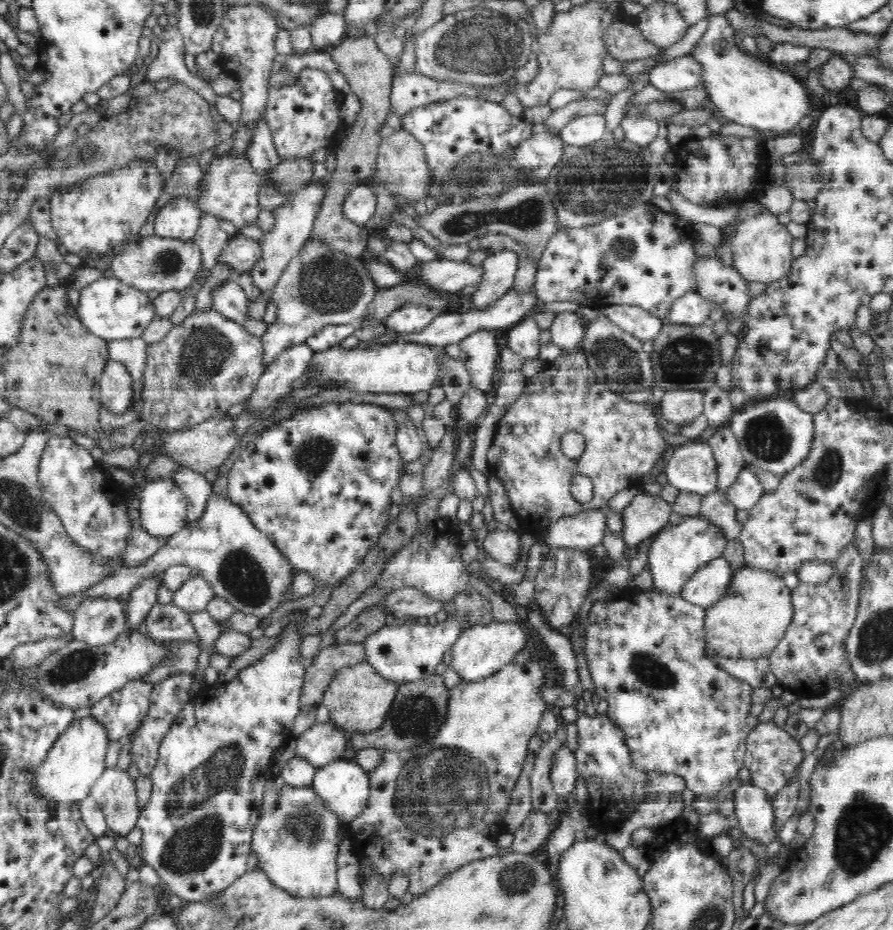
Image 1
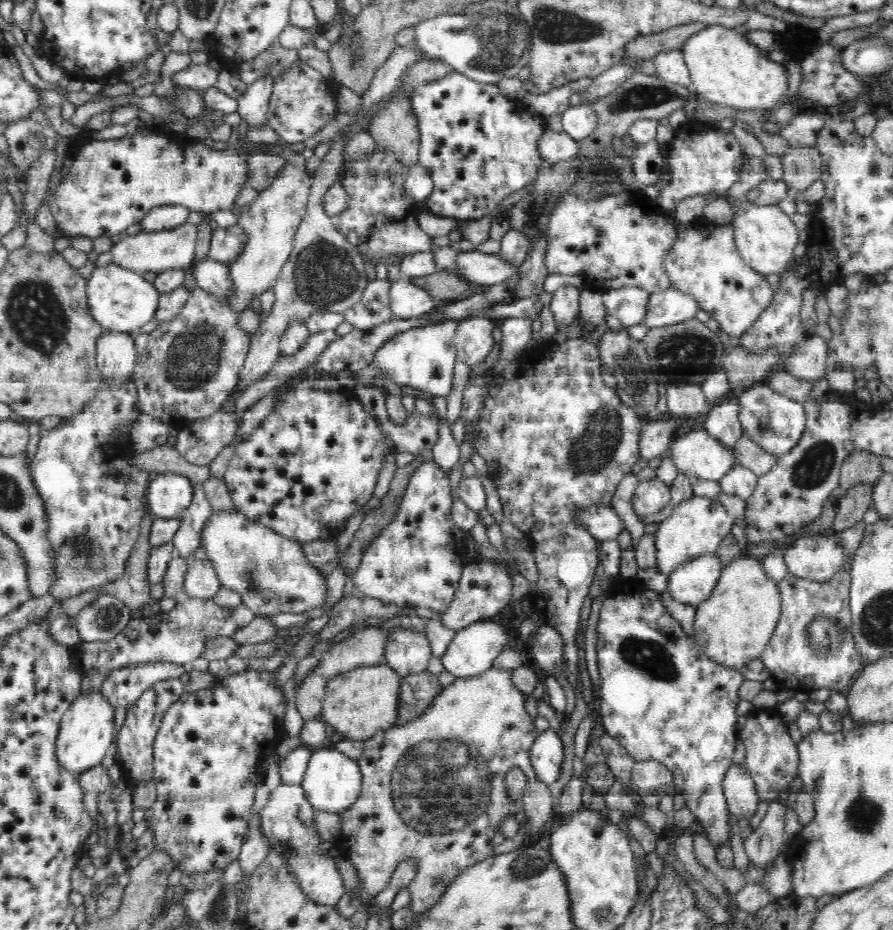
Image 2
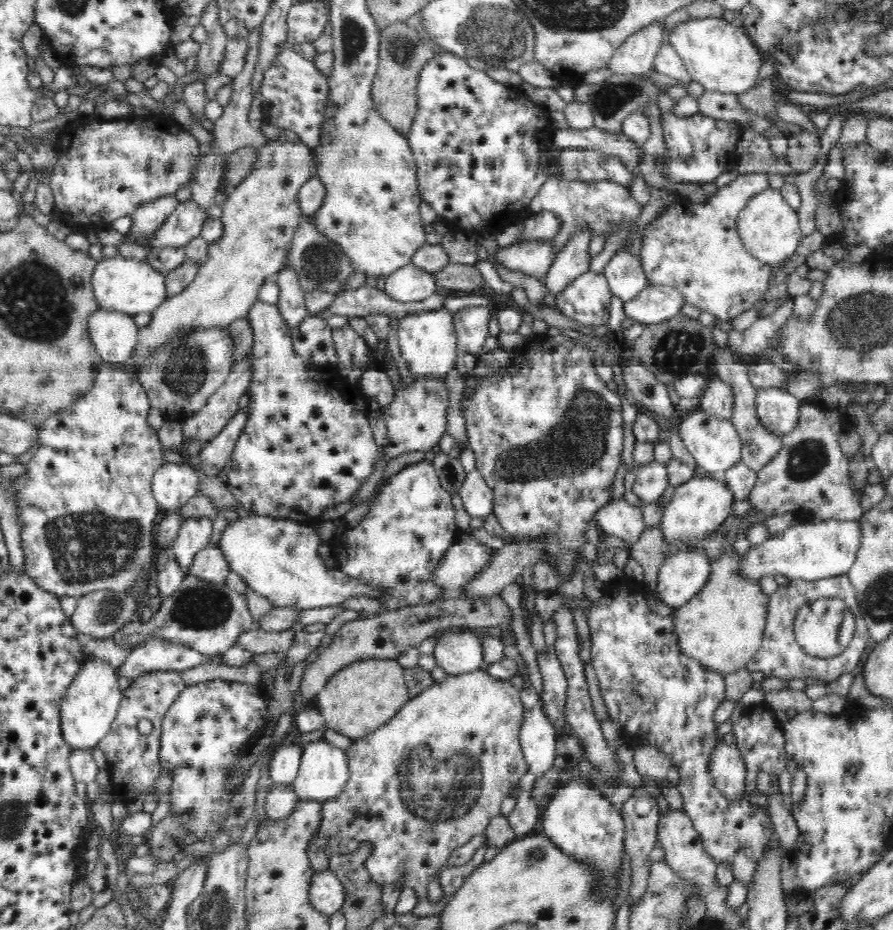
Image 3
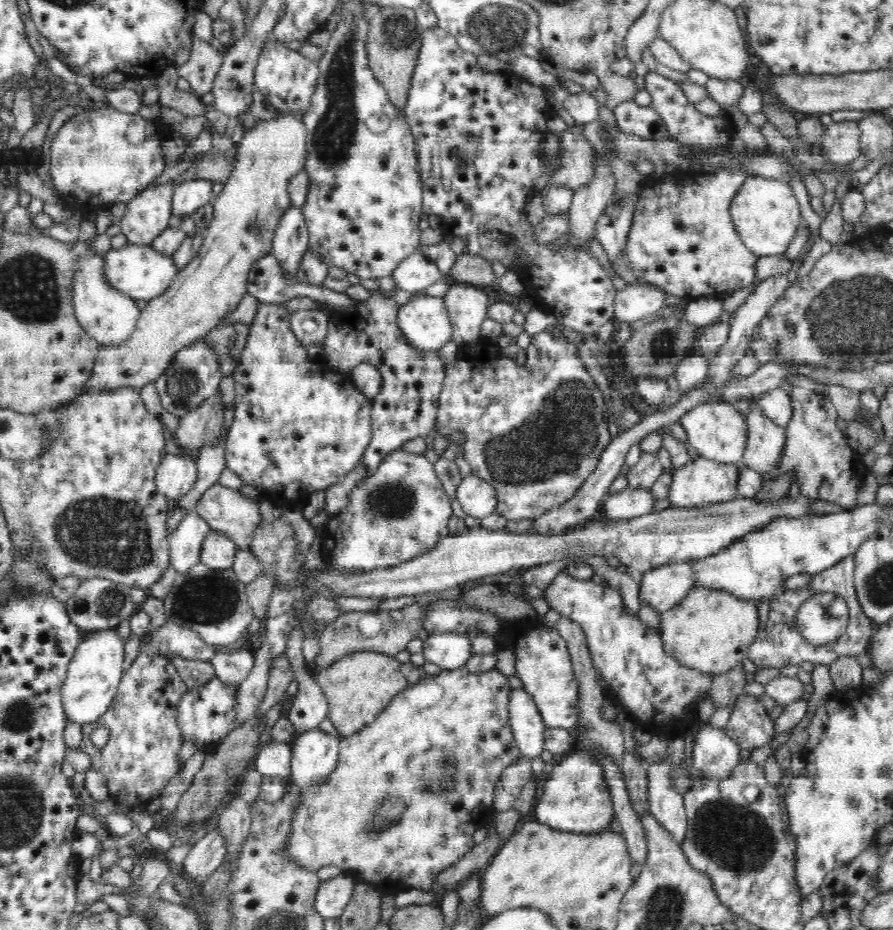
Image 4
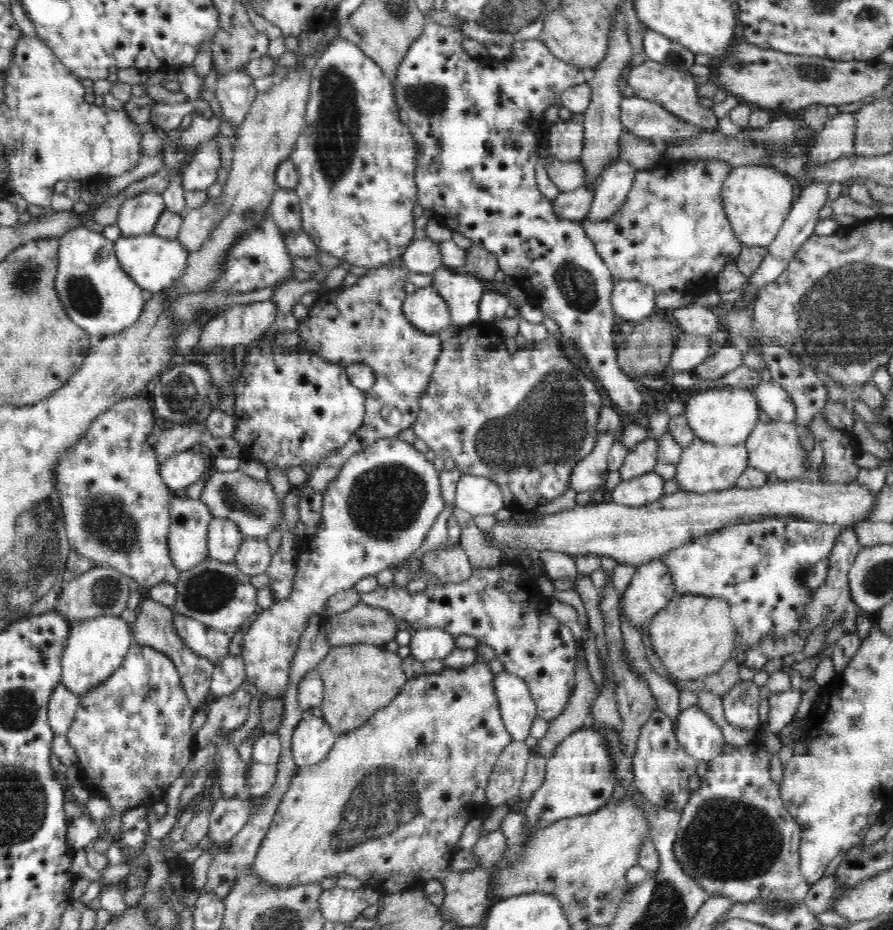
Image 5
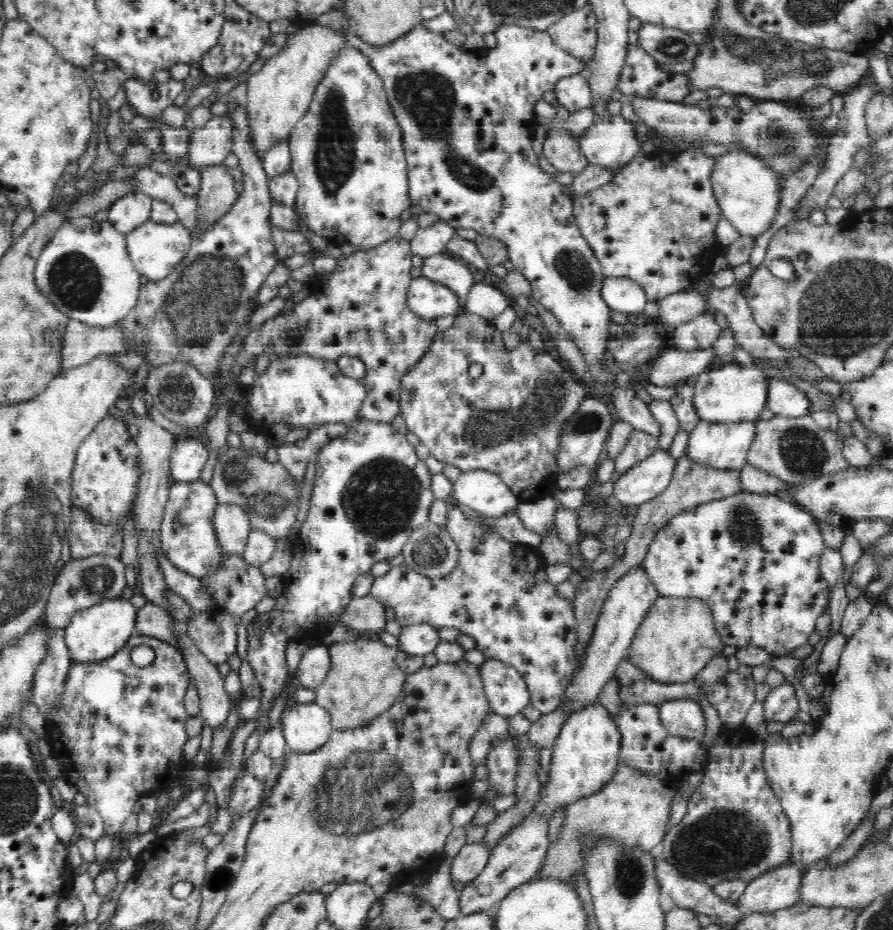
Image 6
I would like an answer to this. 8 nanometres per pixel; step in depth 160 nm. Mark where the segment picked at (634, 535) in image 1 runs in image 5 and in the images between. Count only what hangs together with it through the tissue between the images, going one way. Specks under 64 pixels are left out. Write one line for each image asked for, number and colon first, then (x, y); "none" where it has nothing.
2: (650, 497)
3: (651, 482)
4: (643, 475)
5: (641, 460)

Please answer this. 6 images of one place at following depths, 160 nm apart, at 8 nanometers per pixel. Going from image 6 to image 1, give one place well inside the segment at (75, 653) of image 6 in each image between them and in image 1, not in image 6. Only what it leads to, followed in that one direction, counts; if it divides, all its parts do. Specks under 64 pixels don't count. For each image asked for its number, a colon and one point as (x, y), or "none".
1: (66, 776)
2: (85, 734)
3: (90, 707)
4: (93, 678)
5: (96, 649)

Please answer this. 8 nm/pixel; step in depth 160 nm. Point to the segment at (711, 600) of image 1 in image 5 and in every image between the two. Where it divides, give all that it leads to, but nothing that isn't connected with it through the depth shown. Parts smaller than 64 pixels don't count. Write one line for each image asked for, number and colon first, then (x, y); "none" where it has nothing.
2: (694, 583)
3: (683, 575)
4: (663, 587)
5: (652, 588)

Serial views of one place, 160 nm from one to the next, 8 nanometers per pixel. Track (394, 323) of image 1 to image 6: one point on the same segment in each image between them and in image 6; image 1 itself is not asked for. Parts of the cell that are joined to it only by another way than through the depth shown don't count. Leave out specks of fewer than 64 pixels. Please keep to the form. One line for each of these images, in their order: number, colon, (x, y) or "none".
2: (406, 302)
3: (409, 284)
4: (413, 275)
5: (422, 257)
6: (433, 239)

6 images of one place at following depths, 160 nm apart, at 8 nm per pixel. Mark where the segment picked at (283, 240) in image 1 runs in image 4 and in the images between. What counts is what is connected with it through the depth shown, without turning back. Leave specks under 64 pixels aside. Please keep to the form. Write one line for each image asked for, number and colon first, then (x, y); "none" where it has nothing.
2: (274, 217)
3: (260, 216)
4: (254, 199)

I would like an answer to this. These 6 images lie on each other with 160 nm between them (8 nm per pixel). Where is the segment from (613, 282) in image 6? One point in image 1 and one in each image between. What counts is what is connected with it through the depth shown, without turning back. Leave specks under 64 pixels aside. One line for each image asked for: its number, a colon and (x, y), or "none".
1: (694, 309)
2: (669, 307)
3: (656, 303)
4: (637, 302)
5: (632, 300)

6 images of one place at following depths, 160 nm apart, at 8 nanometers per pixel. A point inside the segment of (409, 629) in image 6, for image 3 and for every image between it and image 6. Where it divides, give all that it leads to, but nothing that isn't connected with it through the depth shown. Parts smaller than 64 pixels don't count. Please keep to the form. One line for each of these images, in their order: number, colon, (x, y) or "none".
3: (457, 653)
4: (450, 651)
5: (426, 644)

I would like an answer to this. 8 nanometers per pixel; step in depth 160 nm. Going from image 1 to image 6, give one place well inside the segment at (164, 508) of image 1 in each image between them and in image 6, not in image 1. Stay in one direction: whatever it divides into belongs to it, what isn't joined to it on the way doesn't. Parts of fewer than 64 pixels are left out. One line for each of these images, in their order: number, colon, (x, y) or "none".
2: (167, 497)
3: (174, 485)
4: (176, 475)
5: (184, 469)
6: (188, 457)

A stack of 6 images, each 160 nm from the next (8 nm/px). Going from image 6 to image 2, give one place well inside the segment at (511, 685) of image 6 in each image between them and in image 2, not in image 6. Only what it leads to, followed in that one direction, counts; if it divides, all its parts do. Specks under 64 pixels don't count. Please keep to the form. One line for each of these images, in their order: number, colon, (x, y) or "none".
2: (547, 755)
3: (539, 738)
4: (529, 728)
5: (517, 706)

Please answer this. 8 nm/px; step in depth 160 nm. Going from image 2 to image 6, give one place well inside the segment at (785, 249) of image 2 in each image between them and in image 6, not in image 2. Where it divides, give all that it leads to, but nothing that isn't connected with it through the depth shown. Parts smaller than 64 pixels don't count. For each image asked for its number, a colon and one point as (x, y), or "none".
3: (768, 227)
4: (766, 214)
5: (757, 201)
6: (749, 193)

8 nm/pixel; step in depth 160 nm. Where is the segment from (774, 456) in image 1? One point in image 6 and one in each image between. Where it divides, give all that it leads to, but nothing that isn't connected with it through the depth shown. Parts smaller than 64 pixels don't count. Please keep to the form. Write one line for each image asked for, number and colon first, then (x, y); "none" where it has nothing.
2: (775, 423)
3: (778, 411)
4: (776, 405)
5: (772, 399)
6: (784, 399)

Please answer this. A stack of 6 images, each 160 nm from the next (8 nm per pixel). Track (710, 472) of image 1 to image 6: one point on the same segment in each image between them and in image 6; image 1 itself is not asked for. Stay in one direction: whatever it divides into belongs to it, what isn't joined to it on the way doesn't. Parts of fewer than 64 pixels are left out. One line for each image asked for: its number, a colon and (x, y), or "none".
2: (697, 456)
3: (715, 446)
4: (718, 433)
5: (722, 418)
6: (733, 393)

